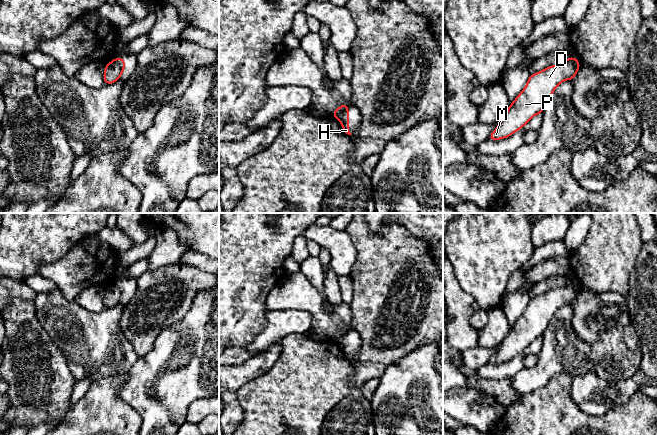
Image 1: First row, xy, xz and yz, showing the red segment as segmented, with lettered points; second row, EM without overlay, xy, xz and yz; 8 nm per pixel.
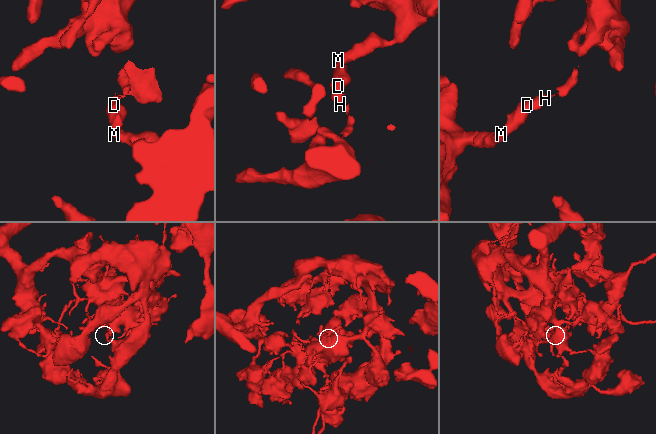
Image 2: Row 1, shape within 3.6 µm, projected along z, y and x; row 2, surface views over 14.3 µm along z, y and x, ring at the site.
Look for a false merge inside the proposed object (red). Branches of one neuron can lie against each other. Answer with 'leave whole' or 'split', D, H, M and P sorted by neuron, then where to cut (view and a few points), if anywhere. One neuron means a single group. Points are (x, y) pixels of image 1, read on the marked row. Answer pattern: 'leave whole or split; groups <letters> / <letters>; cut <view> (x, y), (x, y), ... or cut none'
split; groups D M P / H; cut xy (113, 60), (120, 68), (120, 75)

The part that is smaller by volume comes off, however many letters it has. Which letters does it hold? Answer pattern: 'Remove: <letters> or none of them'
Remove: H

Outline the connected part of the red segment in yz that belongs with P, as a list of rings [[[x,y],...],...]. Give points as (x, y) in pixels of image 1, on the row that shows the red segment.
[[[565,61],[530,75],[526,86],[507,108],[488,140],[507,138],[521,130],[533,116],[543,113],[556,87],[564,80],[572,81],[577,71],[576,67]]]

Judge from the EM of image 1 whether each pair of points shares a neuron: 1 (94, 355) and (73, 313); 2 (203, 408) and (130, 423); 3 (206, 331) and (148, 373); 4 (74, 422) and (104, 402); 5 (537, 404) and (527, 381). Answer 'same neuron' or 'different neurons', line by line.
1: same neuron
2: different neurons
3: same neuron
4: same neuron
5: different neurons

